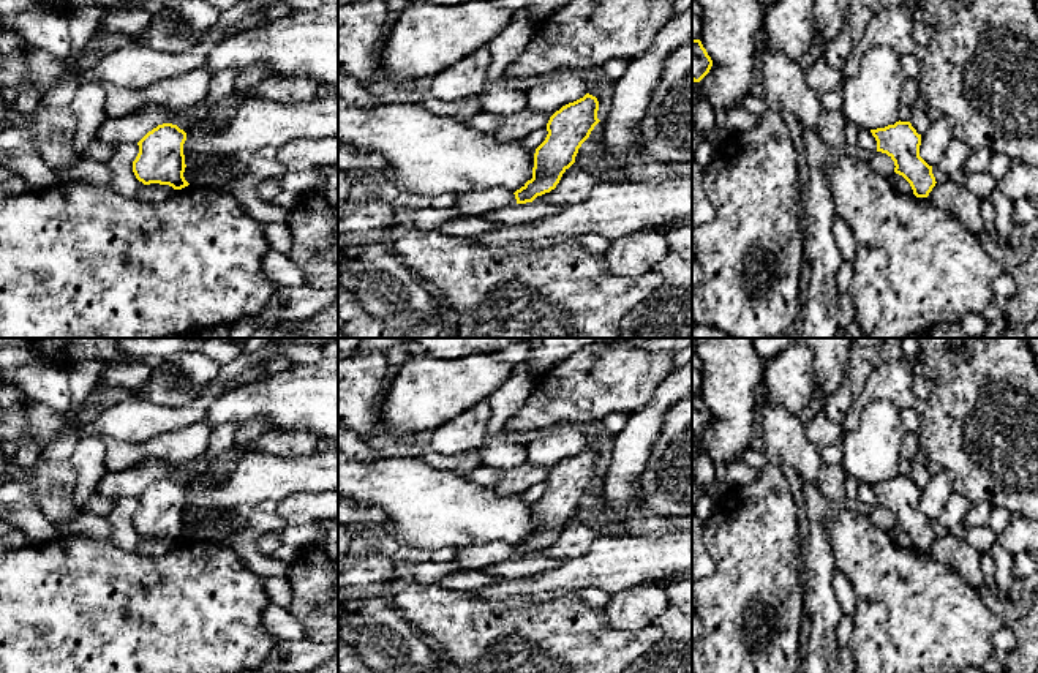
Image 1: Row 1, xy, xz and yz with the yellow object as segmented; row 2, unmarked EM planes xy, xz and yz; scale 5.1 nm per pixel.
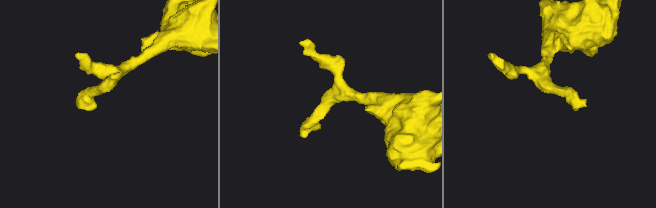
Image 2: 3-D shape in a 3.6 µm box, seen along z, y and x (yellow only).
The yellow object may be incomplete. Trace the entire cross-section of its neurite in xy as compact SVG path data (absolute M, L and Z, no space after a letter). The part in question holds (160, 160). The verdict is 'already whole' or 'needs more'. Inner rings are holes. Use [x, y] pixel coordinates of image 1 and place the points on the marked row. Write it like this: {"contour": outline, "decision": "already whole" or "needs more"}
{"contour": "M163 123L149 131L139 142L139 153L133 161L133 172L144 185L160 183L182 190L185 180L183 144L186 133L177 125Z", "decision": "already whole"}

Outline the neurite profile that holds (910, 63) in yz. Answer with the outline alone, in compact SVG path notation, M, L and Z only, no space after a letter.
M908 54L908 55L901 57L901 65L902 65L907 77L918 79L920 68L921 68L921 60L916 55Z

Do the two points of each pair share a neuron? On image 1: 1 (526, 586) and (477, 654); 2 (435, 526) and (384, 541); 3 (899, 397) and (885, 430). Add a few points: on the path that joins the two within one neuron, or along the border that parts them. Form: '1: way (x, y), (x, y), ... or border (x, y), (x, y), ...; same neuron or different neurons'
1: border (481, 597), (556, 597); different neurons
2: border (387, 533), (402, 544); different neurons
3: border (901, 409), (887, 400), (872, 400), (860, 419); different neurons

